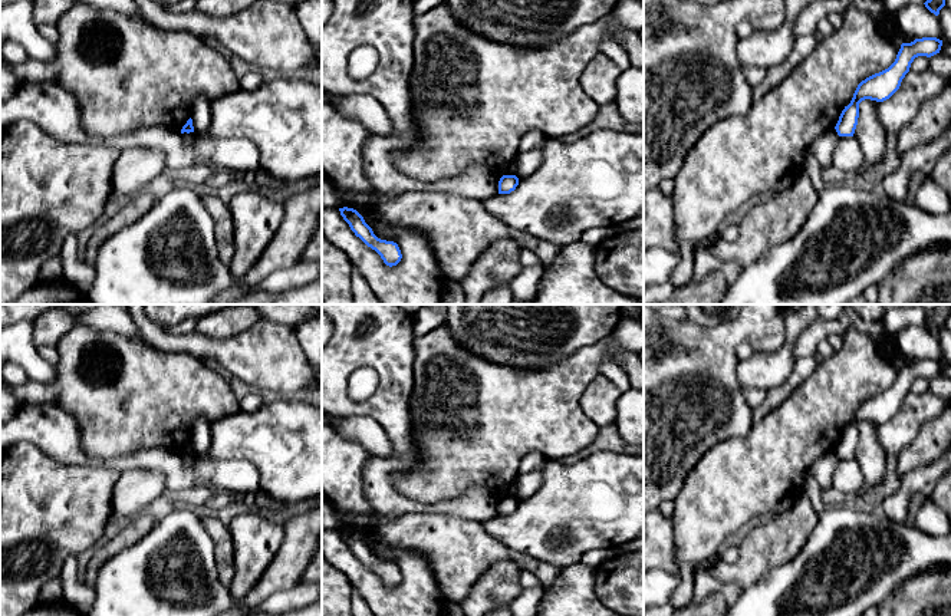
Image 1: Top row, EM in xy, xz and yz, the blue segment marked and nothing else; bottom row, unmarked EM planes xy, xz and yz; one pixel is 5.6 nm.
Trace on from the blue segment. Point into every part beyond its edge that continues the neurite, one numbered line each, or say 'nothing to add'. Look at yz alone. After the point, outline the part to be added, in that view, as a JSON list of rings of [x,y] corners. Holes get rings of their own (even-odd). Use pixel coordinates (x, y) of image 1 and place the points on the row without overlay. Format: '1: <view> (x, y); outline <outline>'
nothing to add

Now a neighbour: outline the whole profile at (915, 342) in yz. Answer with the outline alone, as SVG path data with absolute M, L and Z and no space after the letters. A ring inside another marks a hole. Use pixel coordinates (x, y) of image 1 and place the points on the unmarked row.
M908 326L898 332L891 343L894 352L914 360L937 359L942 362L942 346L925 326Z

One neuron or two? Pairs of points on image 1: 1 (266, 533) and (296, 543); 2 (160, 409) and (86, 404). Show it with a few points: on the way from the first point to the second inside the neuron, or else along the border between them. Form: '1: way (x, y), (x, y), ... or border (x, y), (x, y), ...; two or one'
1: border (283, 526), (282, 546), (266, 567); two
2: way (141, 409), (119, 409), (114, 404), (105, 404); one

